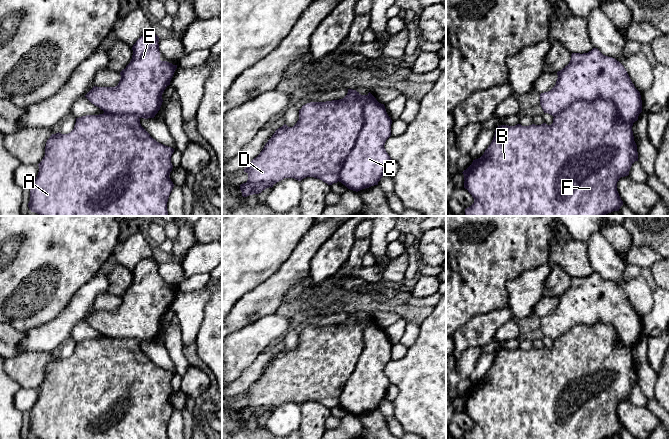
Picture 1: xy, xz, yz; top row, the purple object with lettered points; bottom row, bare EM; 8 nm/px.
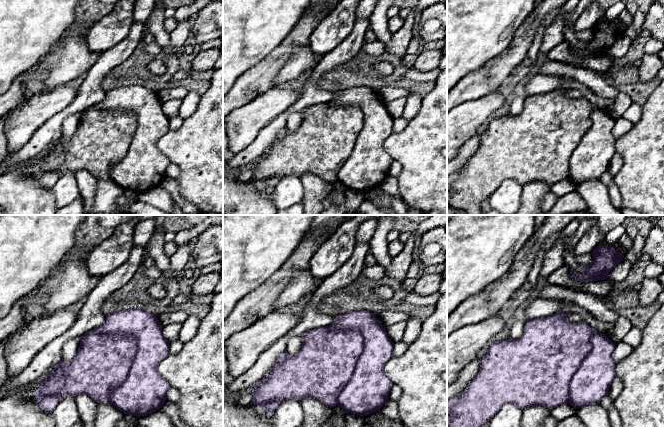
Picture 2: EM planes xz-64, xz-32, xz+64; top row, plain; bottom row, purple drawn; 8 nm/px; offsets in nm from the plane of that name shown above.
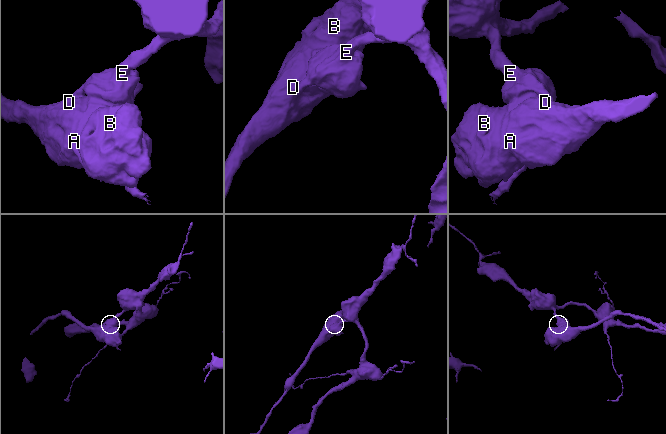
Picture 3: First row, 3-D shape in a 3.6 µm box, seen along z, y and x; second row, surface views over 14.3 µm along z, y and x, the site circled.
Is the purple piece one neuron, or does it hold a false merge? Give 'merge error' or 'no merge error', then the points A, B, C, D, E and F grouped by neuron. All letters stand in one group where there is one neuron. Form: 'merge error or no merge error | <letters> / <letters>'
merge error | A B D F / C E

